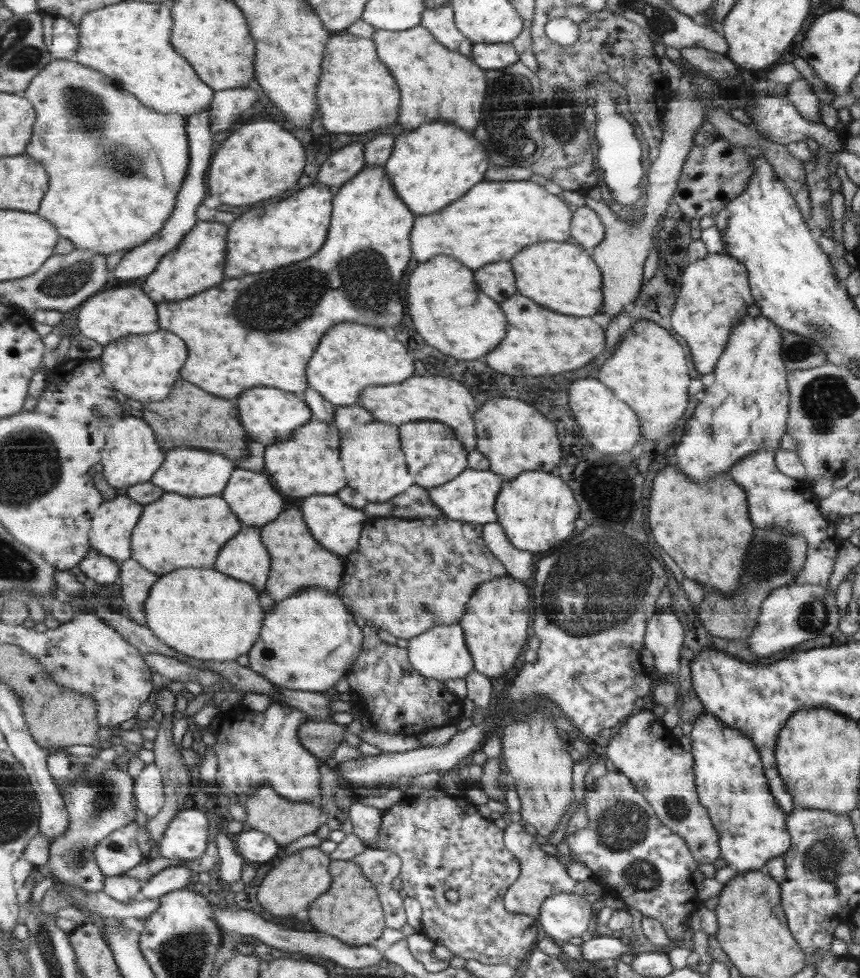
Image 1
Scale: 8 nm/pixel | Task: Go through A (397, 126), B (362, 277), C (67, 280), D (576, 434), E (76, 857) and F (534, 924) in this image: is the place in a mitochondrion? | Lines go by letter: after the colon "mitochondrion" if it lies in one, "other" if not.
A: other
B: mitochondrion
C: mitochondrion
D: other
E: mitochondrion
F: other

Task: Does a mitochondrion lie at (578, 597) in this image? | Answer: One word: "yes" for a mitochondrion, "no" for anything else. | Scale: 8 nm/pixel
yes

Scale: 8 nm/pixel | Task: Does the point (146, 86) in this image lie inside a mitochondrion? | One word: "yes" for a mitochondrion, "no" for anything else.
no

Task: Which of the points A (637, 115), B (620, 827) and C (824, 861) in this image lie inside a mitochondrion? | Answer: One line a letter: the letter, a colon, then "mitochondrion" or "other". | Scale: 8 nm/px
A: other
B: mitochondrion
C: mitochondrion

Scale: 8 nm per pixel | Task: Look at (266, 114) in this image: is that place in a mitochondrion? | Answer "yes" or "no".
no

